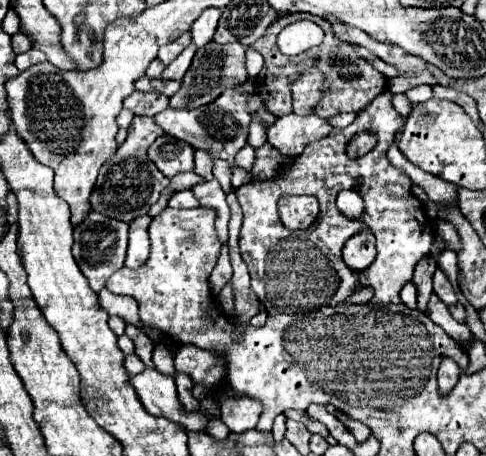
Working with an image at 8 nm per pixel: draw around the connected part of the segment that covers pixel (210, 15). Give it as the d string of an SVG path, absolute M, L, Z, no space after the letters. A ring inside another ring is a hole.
M204 9L204 13L192 25L192 43L196 47L204 47L212 41L212 33L216 33L216 25L220 19L220 9Z

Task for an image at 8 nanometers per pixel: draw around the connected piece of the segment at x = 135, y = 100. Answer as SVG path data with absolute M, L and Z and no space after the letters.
M134 91L130 97L124 99L124 107L130 109L134 115L146 115L146 117L154 117L156 113L164 111L168 107L168 97L164 97L164 93L142 93L142 91Z

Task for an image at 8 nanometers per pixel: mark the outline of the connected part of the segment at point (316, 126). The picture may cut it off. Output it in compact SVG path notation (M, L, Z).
M284 115L278 117L270 129L268 129L268 141L284 155L284 157L298 157L304 147L312 141L318 141L326 137L332 131L332 127L326 123L326 119L320 119L318 115Z

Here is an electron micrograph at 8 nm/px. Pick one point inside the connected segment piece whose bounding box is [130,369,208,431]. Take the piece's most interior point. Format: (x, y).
(157, 391)

